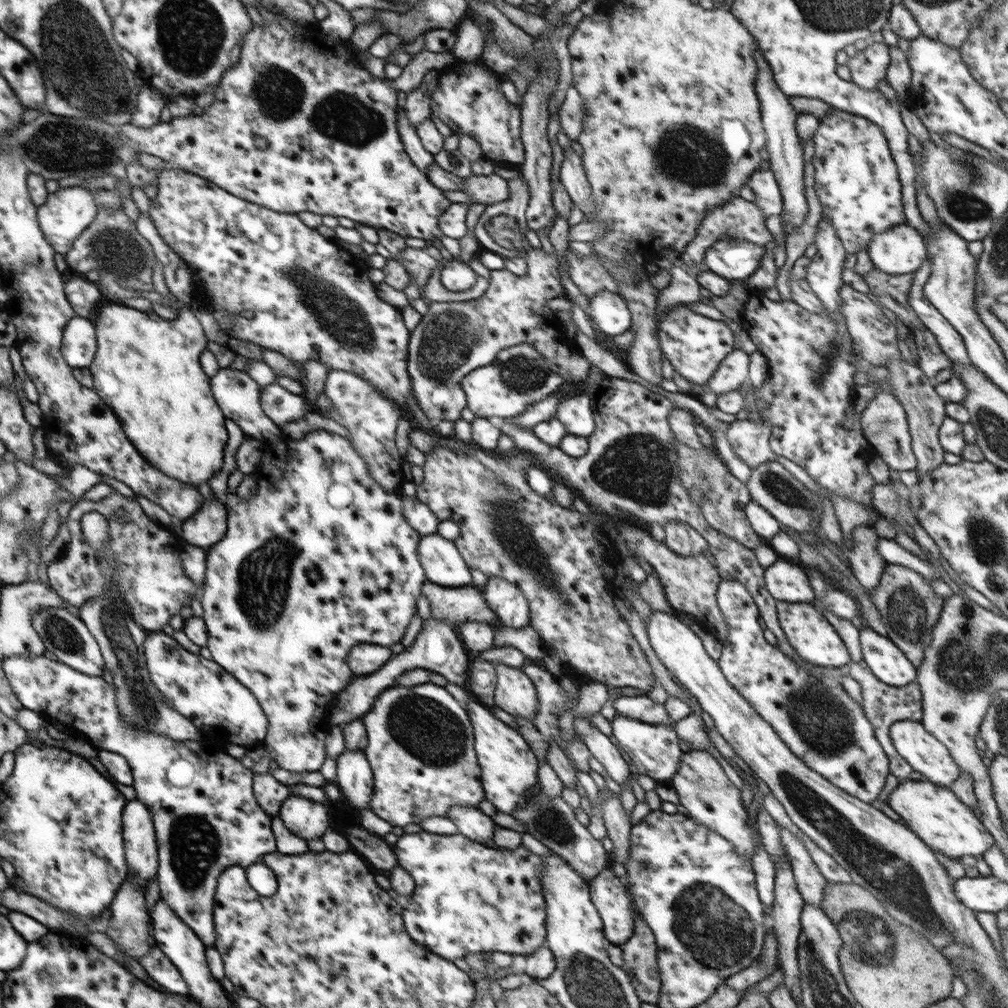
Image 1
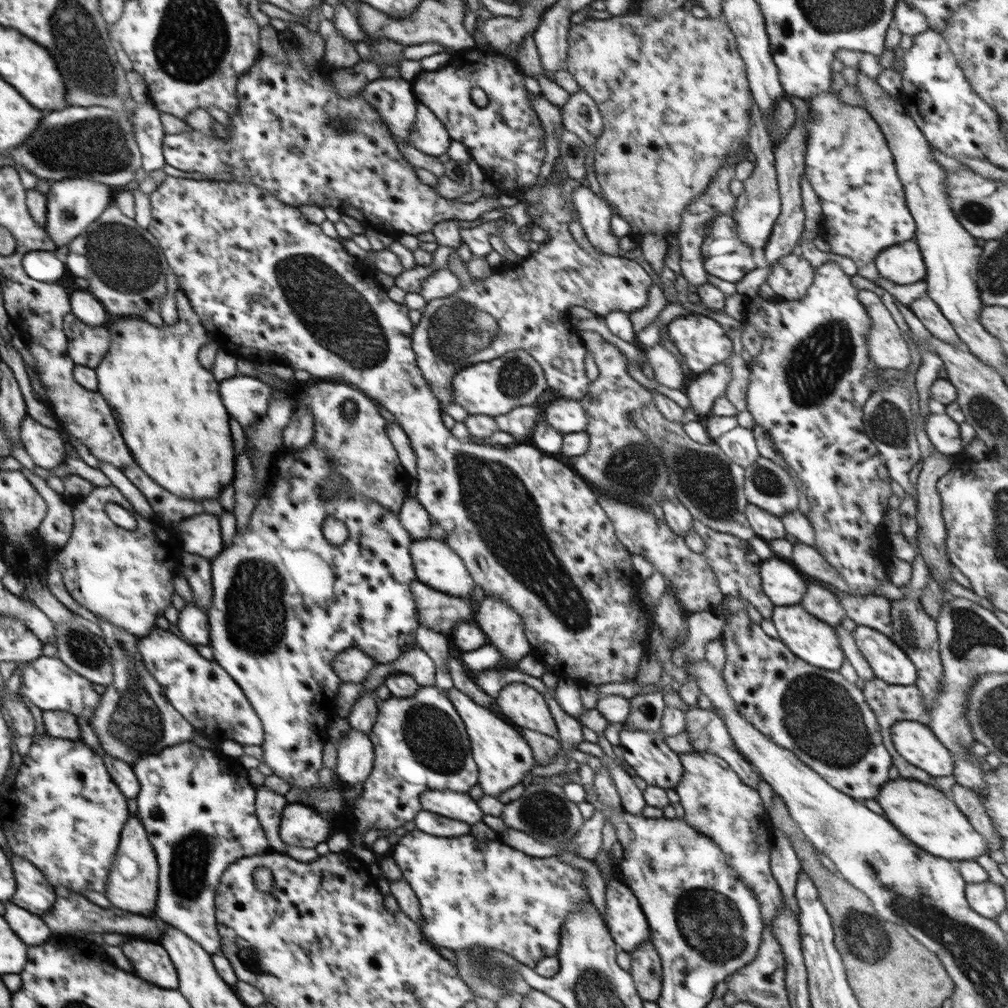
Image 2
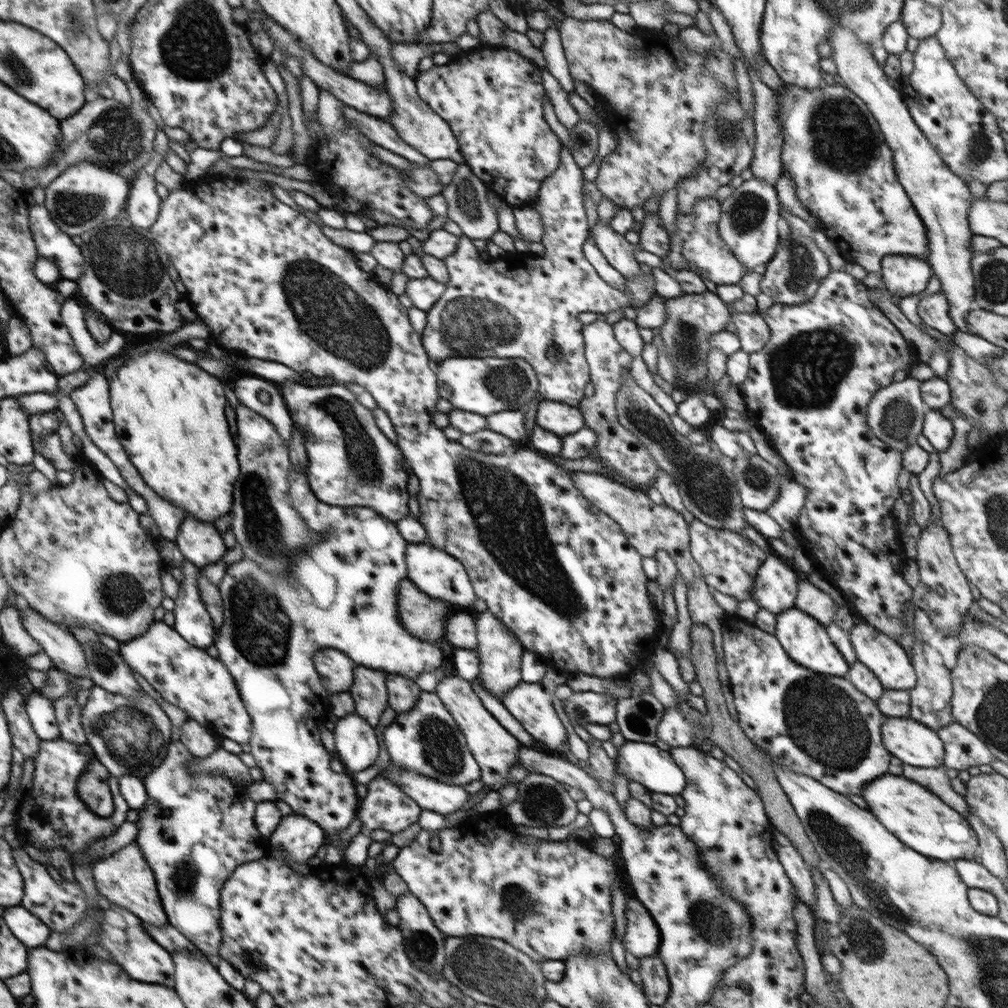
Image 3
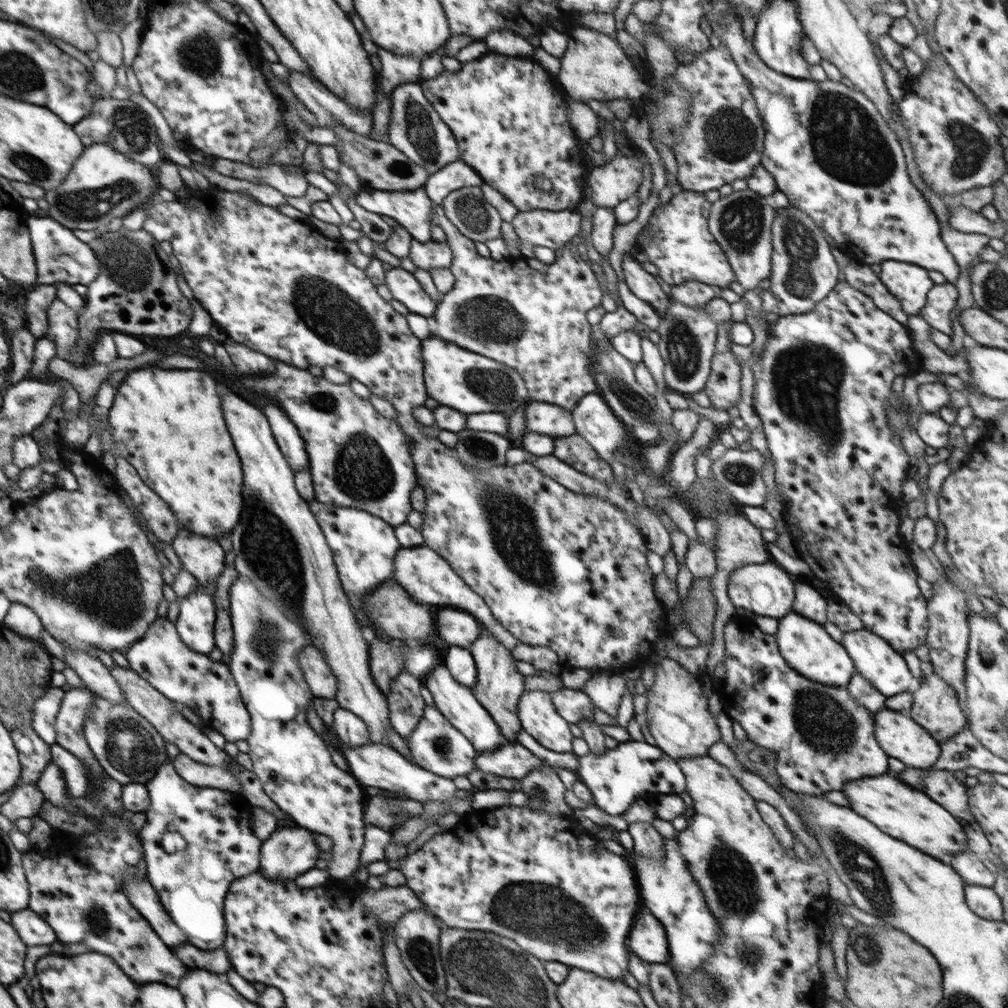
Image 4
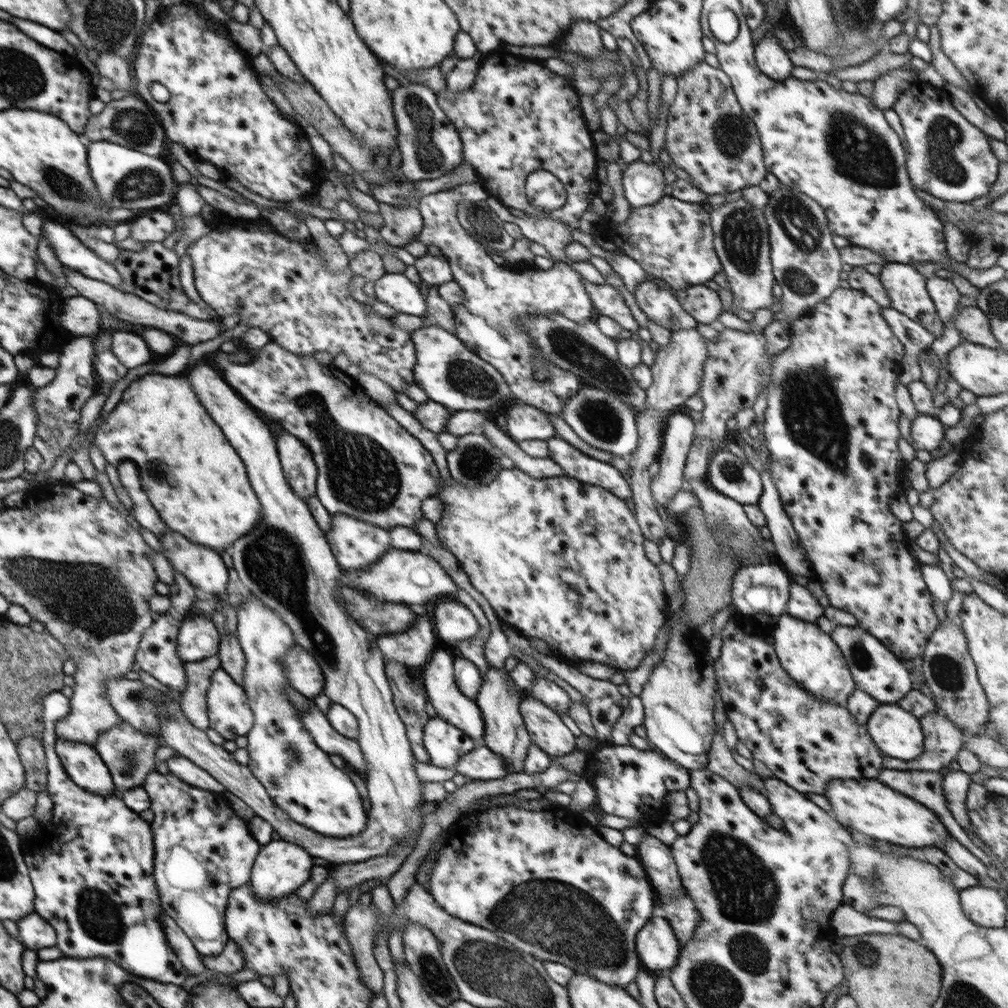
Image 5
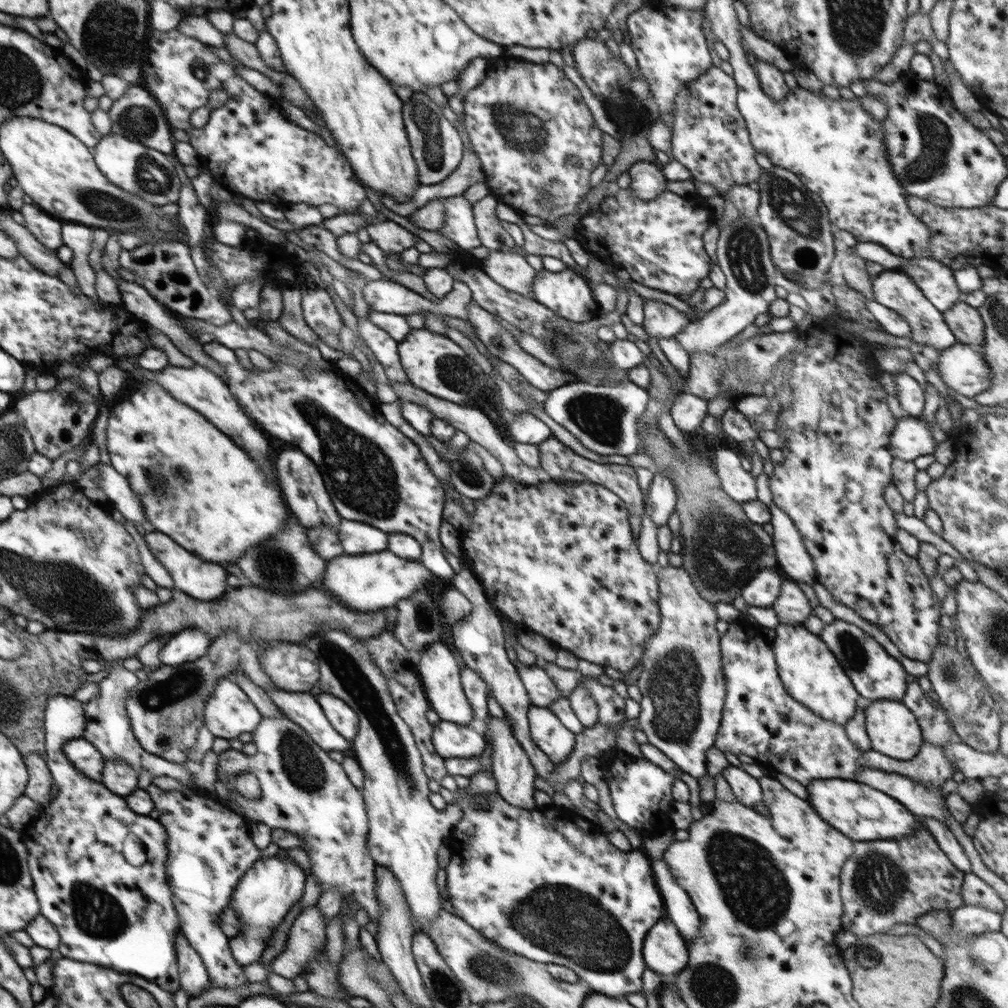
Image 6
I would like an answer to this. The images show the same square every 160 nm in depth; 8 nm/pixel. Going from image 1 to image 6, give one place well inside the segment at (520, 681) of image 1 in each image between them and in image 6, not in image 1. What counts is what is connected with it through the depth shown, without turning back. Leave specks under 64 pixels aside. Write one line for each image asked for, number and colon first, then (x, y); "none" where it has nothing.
2: (521, 705)
3: (531, 704)
4: (536, 712)
5: (545, 727)
6: (548, 733)

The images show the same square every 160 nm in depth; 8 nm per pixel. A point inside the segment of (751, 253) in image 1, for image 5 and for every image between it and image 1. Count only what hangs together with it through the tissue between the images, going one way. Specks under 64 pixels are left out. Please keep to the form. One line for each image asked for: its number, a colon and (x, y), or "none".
2: (725, 256)
3: (695, 239)
4: (682, 249)
5: (673, 240)

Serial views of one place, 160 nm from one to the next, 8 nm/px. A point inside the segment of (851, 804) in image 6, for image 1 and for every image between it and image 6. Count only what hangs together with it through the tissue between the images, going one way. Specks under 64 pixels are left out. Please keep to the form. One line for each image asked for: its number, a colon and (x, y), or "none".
1: (935, 814)
2: (931, 820)
3: (914, 815)
4: (904, 813)
5: (867, 806)

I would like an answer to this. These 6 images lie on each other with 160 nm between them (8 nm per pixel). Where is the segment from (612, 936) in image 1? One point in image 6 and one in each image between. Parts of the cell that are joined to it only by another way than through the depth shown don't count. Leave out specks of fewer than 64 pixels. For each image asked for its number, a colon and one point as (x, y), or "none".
2: (628, 926)
3: (642, 939)
4: (648, 940)
5: (658, 949)
6: (664, 950)

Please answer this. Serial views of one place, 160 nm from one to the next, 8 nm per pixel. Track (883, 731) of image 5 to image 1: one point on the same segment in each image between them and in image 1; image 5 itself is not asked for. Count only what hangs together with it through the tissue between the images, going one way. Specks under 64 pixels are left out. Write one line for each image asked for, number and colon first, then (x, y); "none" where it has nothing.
1: (925, 754)
2: (913, 740)
3: (917, 745)
4: (900, 737)

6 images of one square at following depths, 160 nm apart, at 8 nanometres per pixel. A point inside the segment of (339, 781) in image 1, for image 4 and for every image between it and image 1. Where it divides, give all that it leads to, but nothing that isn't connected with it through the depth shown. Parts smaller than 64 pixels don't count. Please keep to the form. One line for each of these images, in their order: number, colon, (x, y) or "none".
2: (355, 759)
3: (357, 747)
4: (352, 731)

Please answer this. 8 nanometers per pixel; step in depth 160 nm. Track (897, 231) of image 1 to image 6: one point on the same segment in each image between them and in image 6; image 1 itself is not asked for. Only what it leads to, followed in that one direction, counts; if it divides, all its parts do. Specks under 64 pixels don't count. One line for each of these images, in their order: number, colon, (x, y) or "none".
2: (903, 264)
3: (902, 275)
4: (910, 284)
5: (906, 288)
6: (895, 290)

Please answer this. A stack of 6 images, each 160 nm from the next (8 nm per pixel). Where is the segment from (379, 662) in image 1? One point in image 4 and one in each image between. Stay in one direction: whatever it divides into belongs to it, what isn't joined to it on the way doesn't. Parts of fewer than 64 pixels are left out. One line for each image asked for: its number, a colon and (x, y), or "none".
2: (352, 666)
3: (336, 669)
4: (317, 674)

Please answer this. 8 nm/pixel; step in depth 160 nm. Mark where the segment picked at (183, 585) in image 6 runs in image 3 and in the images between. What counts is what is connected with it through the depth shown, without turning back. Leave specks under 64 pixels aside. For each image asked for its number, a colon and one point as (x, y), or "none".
3: (200, 542)
4: (203, 557)
5: (203, 567)

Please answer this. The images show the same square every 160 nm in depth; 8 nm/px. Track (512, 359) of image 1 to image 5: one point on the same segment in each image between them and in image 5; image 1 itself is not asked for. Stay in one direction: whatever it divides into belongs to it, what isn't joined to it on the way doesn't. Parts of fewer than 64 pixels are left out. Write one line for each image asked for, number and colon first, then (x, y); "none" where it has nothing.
2: (493, 388)
3: (485, 386)
4: (468, 382)
5: (450, 374)

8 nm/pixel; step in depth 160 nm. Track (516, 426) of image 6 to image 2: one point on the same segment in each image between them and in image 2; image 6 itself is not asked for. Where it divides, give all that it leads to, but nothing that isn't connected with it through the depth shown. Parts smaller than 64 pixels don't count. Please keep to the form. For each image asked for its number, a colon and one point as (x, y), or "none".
2: (565, 415)
3: (559, 418)
4: (542, 417)
5: (525, 422)

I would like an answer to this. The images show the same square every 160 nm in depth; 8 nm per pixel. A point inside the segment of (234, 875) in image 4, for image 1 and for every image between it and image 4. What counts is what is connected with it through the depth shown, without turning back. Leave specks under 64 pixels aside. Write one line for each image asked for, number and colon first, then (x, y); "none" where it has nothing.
1: (206, 818)
2: (198, 807)
3: (195, 828)

